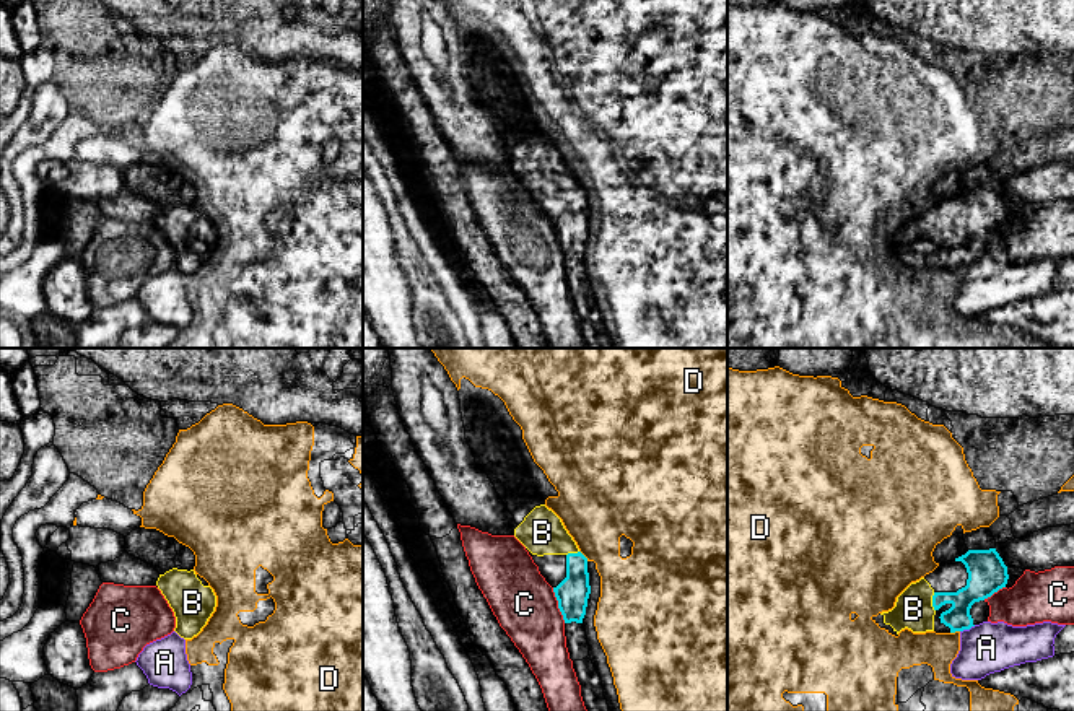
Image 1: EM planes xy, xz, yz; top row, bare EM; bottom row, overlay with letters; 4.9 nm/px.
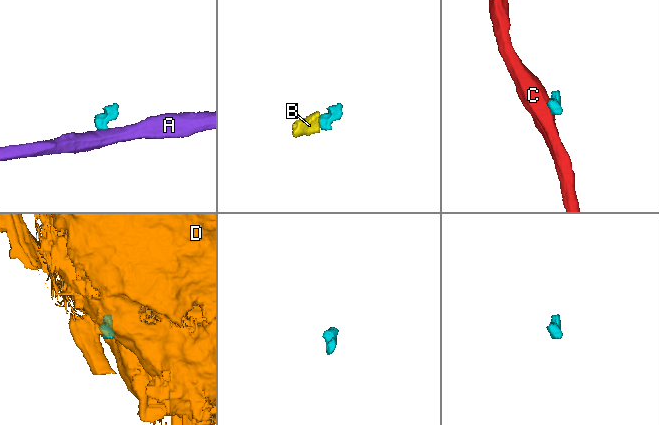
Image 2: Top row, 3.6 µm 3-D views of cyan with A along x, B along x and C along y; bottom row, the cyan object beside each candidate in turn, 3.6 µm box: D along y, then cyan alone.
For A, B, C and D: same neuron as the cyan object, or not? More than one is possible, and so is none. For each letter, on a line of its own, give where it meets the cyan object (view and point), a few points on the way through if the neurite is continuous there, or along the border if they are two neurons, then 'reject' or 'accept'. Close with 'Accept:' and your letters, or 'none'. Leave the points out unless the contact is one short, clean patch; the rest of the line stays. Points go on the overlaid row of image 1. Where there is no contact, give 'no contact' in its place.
A: meets cyan in yz at (967, 628); border along yz (975, 625), (960, 632); reject
B: meets cyan in yz at (933, 602); runs through yz (980, 584), (965, 597), (933, 602), (920, 602), (913, 609); accept
C: meets cyan in xz at (558, 606); border along xz (552, 588), (565, 622); reject
D: meets cyan in xz at (583, 555); border along xz (580, 550), (588, 560); reject
Accept: B

